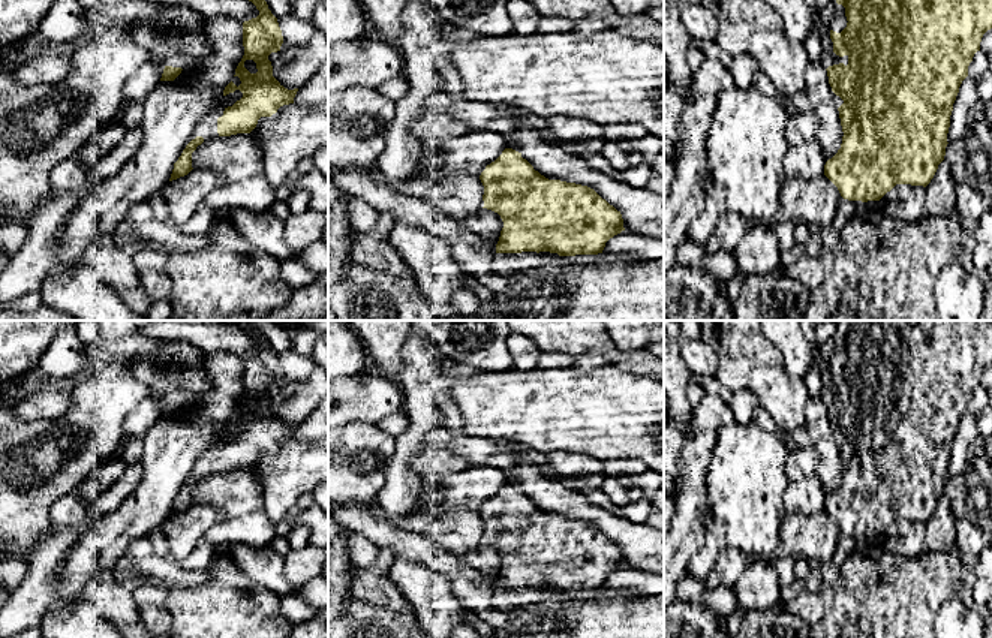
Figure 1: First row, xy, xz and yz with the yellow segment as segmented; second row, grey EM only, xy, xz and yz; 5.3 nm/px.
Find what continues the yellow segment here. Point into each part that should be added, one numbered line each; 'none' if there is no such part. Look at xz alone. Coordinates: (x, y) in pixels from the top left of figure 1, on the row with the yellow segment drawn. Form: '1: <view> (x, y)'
none

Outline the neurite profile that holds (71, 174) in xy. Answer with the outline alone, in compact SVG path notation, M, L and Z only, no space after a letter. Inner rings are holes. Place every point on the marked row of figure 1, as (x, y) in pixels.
M78 156L57 163L48 175L51 190L55 193L73 192L82 187L88 178L90 171Z

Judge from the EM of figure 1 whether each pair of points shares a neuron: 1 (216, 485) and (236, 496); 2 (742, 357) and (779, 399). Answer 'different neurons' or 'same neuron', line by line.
1: same neuron
2: same neuron

